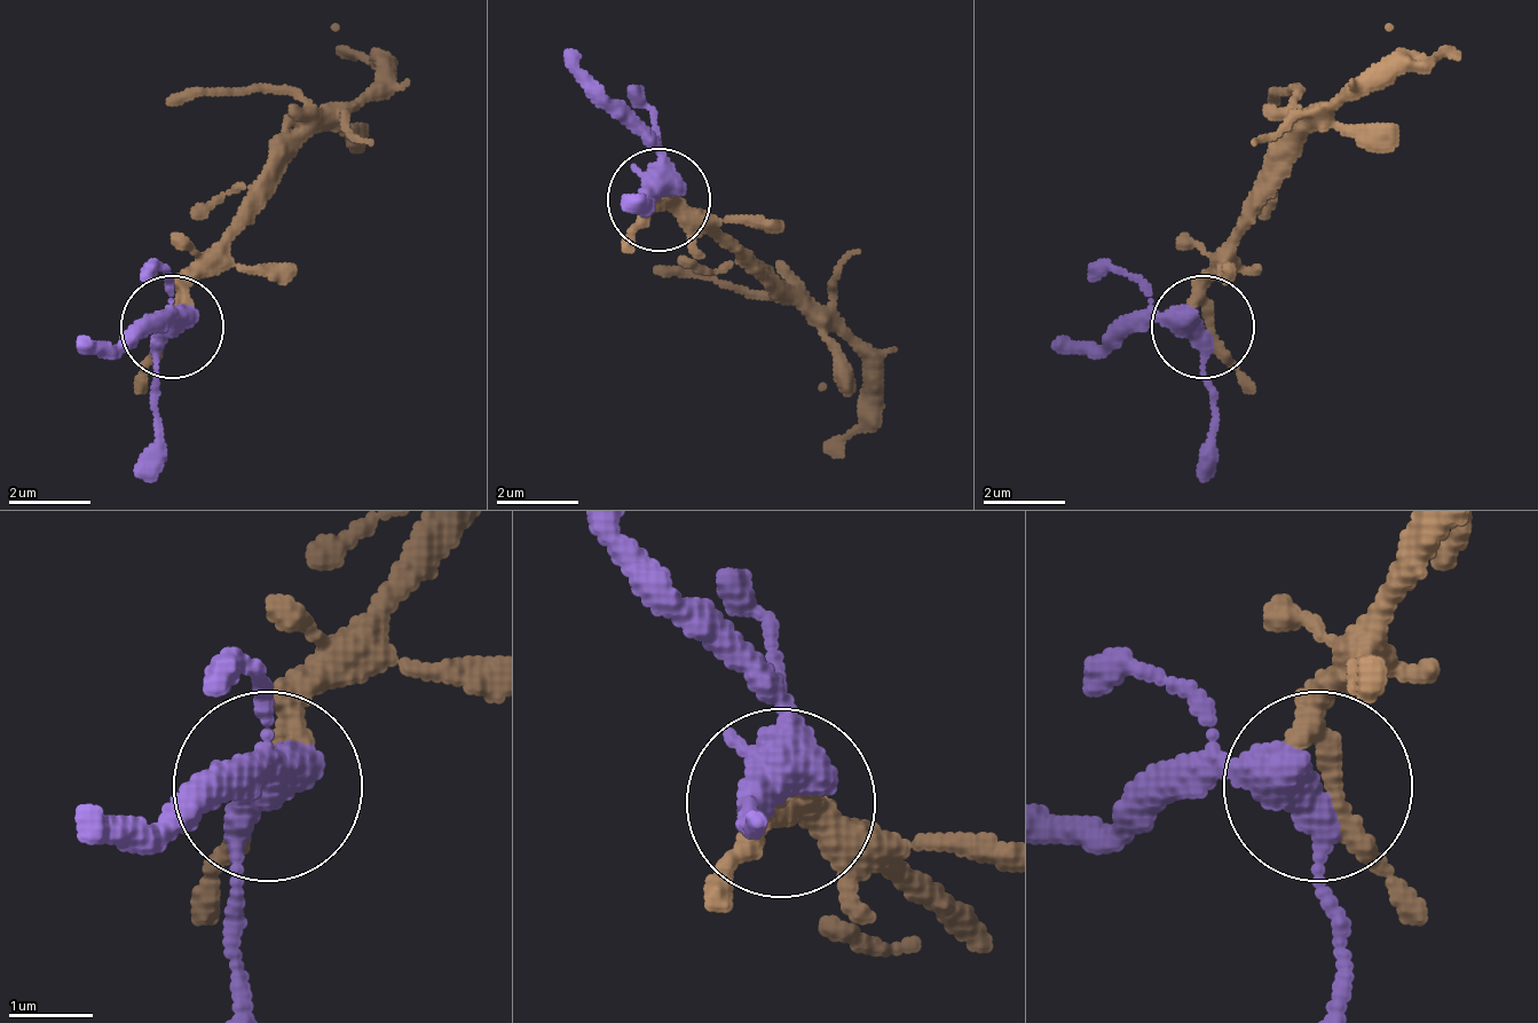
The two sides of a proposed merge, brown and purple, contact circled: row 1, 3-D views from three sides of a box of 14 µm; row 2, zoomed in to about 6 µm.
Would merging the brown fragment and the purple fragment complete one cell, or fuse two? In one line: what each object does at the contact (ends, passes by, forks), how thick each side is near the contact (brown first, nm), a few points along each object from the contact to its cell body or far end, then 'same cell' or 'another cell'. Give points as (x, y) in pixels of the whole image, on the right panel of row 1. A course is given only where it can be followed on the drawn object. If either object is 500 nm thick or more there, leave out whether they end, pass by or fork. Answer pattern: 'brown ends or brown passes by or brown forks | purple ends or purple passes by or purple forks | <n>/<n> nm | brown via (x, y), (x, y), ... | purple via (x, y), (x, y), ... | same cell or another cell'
brown passes by | purple passes by | 220/480 nm | brown via (1200, 319), (1200, 267), (1241, 205), (1365, 81), (1417, 71), (1458, 50) | purple via (1200, 329), (1159, 319), (1056, 349) | same cell

